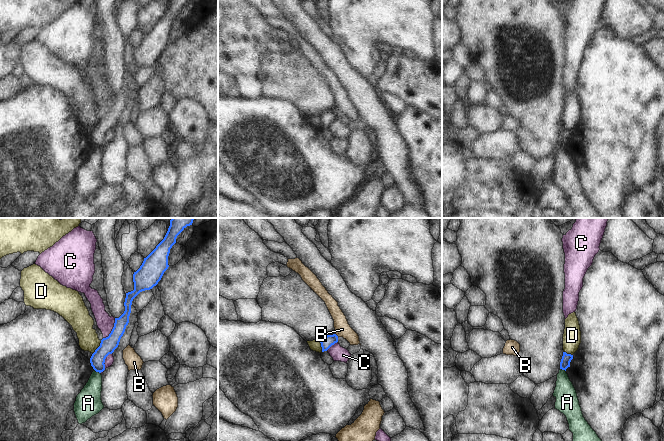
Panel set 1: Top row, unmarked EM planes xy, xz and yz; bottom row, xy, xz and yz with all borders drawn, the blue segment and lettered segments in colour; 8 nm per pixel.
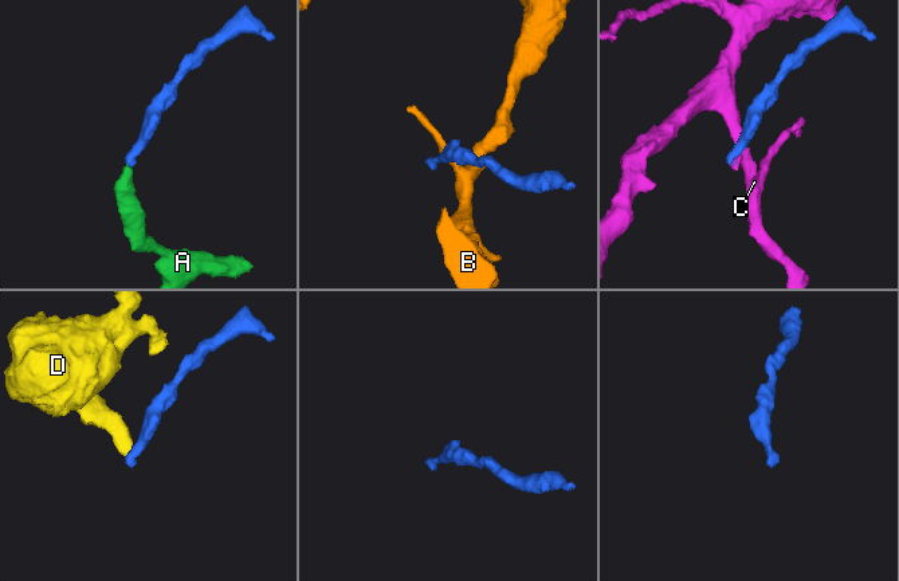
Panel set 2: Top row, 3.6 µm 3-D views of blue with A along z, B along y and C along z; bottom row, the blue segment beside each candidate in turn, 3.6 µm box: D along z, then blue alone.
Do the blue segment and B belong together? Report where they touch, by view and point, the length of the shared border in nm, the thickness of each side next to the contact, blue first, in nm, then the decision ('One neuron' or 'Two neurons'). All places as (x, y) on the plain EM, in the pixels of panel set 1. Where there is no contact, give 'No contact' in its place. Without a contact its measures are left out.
Touches blue at xz (336, 111). Shared border 40 nm. Thickness 100 nm (blue) against 130 nm. Two neurons.

